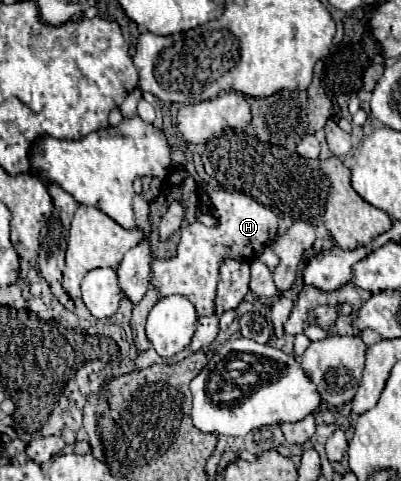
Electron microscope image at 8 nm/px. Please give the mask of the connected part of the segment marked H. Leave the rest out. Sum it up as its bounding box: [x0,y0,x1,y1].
[153,190,279,316]

